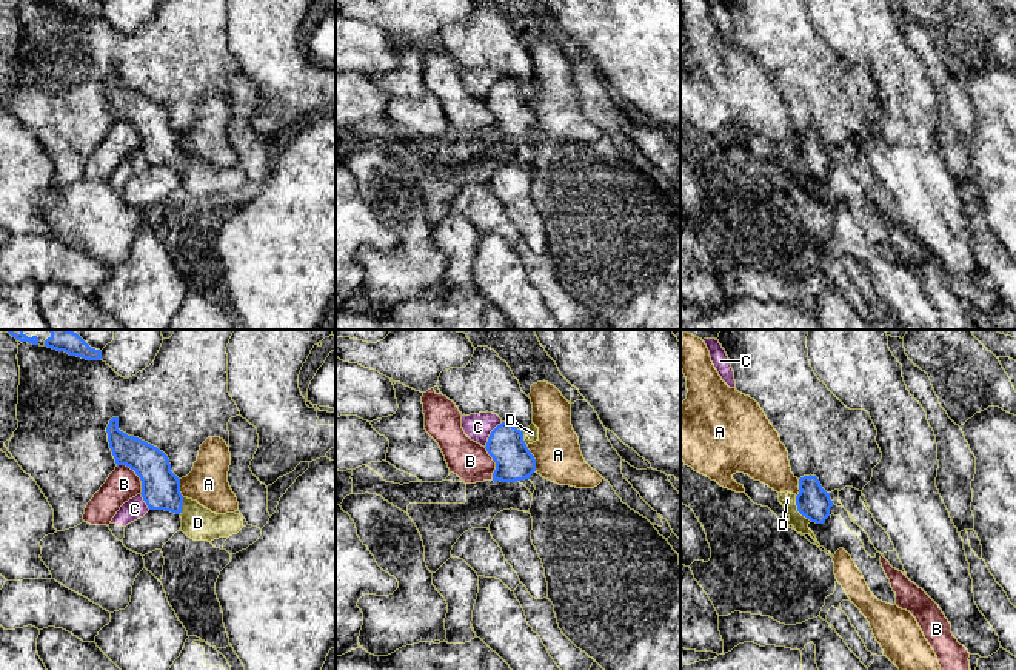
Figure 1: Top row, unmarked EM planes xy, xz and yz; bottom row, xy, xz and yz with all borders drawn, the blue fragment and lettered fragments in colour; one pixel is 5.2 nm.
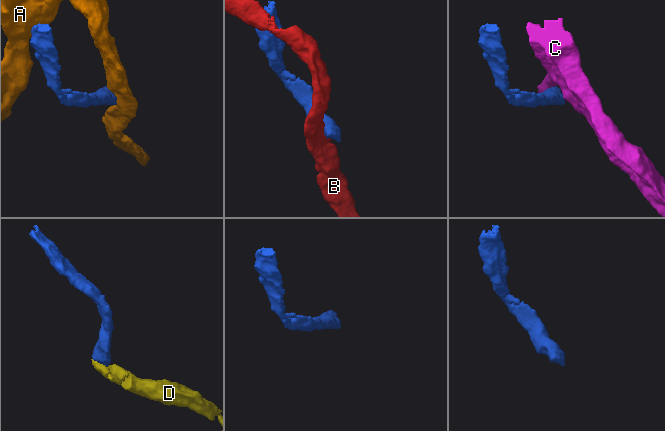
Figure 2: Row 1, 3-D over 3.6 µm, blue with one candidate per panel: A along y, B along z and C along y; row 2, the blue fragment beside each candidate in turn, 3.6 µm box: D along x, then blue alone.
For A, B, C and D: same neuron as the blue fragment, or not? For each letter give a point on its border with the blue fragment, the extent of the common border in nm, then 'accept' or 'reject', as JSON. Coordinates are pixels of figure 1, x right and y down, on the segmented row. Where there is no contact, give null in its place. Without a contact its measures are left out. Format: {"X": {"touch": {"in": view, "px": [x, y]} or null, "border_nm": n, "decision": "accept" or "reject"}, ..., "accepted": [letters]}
{"A": {"touch": {"in": "xz", "px": [533, 458]}, "border_nm": 150, "decision": "reject"}, "B": {"touch": {"in": "xy", "px": [136, 473]}, "border_nm": 200, "decision": "reject"}, "C": {"touch": {"in": "xz", "px": [490, 435]}, "border_nm": 160, "decision": "reject"}, "D": {"touch": {"in": "yz", "px": [798, 510]}, "border_nm": 160, "decision": "accept"}, "accepted": ["D"]}

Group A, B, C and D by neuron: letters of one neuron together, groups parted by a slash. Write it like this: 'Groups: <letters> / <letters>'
Groups: A / B / C / D

